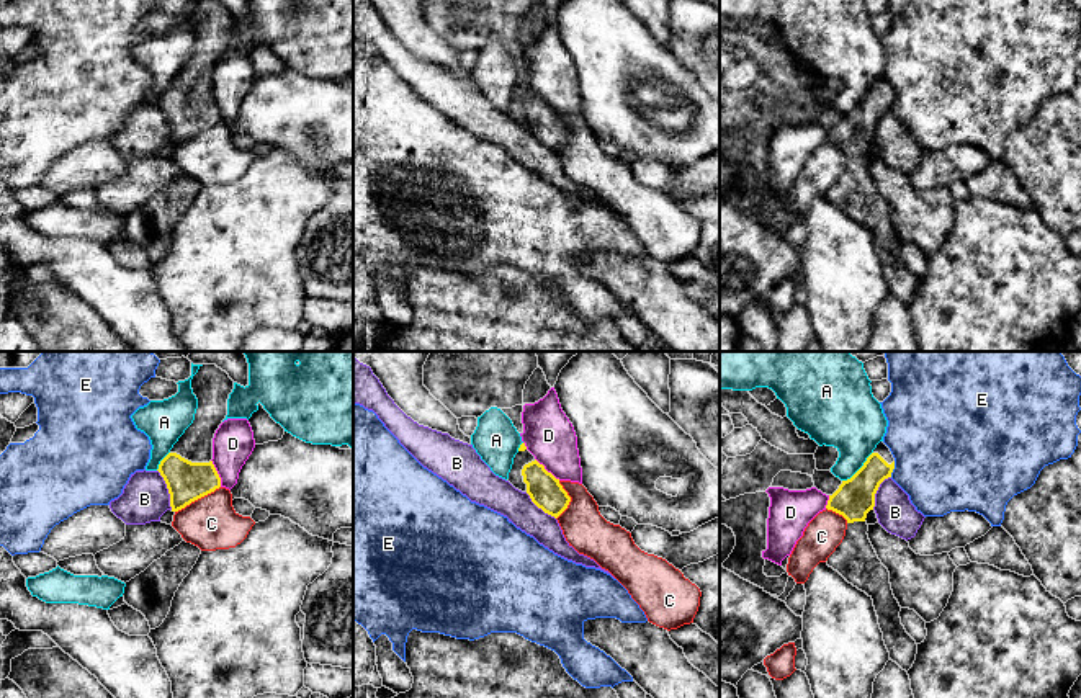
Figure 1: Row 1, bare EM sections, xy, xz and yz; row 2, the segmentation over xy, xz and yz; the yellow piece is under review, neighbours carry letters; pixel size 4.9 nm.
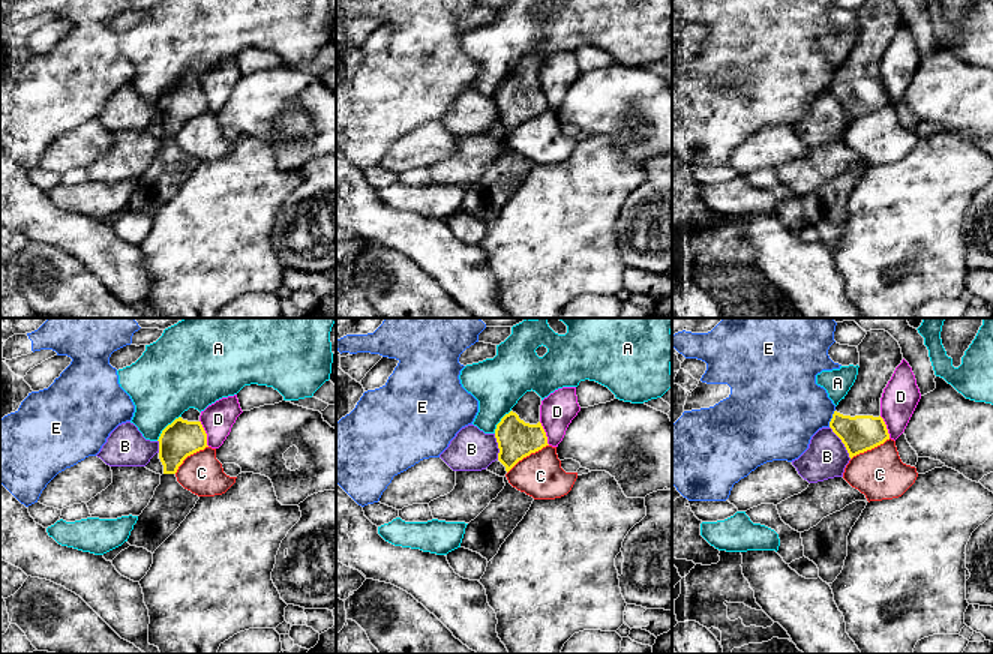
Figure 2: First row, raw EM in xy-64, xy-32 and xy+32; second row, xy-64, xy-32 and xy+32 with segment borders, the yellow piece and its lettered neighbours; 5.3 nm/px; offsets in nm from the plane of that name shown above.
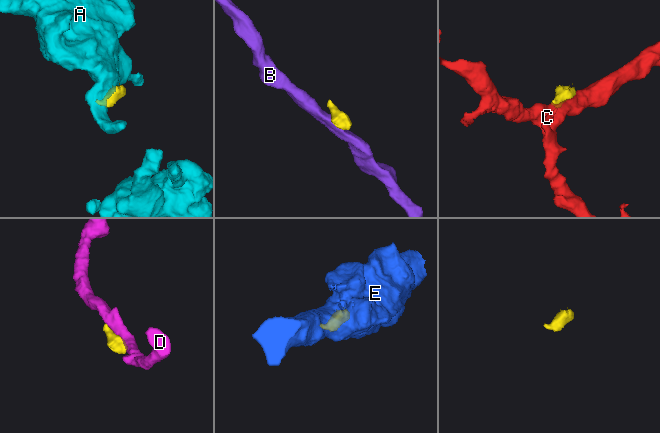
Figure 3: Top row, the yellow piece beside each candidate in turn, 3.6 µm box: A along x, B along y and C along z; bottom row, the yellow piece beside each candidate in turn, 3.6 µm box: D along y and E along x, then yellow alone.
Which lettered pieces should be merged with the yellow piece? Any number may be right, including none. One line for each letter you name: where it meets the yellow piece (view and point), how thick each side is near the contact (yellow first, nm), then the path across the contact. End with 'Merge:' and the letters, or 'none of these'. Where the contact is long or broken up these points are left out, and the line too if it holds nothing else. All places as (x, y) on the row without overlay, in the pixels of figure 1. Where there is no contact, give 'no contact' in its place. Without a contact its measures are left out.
Merge: none of these

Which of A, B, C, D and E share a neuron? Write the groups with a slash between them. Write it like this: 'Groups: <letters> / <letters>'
Groups: A / B / C / D / E

